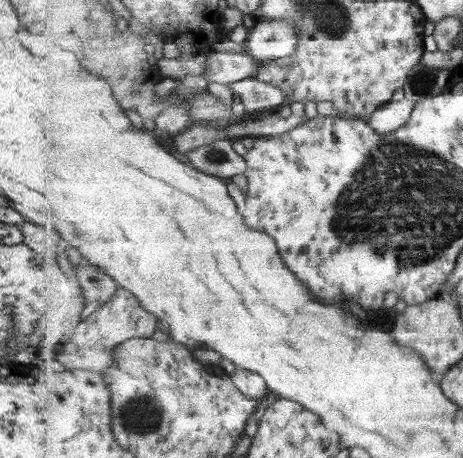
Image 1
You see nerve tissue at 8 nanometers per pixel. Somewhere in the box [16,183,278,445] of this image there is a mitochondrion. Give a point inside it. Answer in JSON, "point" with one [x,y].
{"point":[141,416]}

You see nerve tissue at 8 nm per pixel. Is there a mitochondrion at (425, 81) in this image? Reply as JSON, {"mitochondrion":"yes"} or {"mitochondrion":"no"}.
{"mitochondrion":"yes"}

